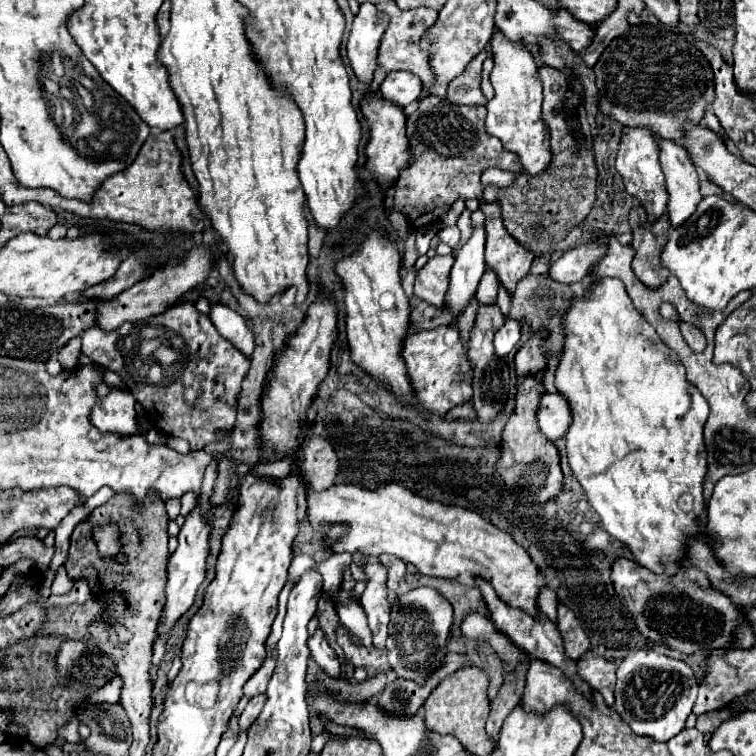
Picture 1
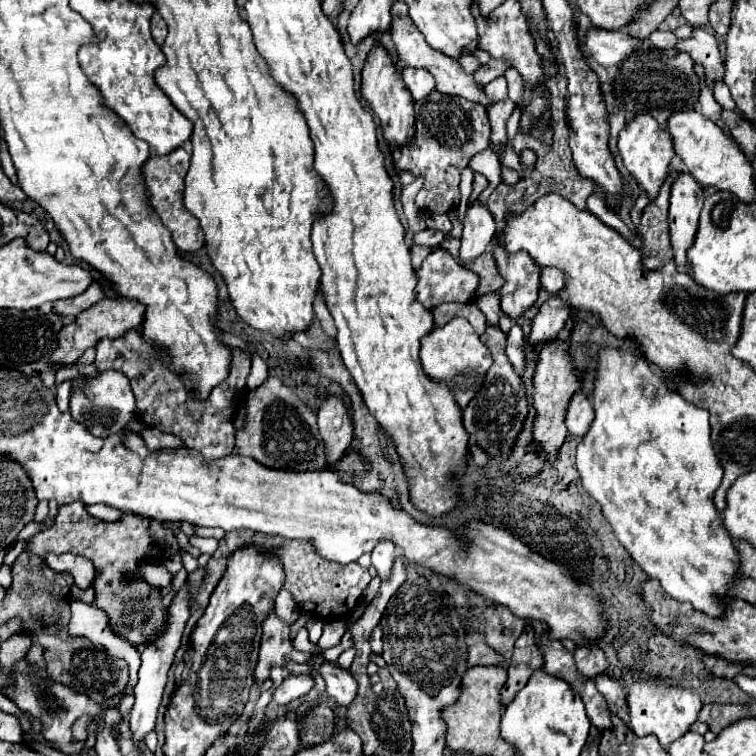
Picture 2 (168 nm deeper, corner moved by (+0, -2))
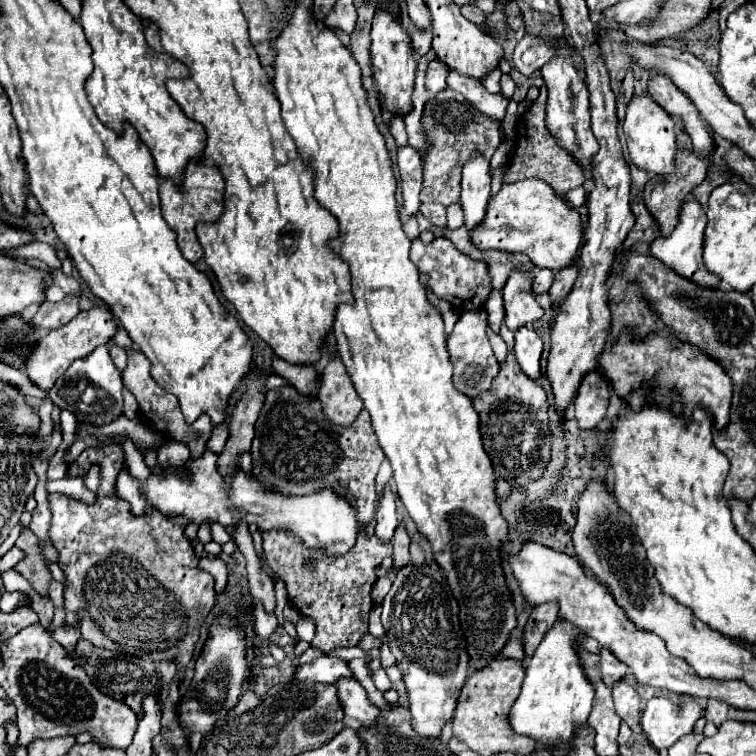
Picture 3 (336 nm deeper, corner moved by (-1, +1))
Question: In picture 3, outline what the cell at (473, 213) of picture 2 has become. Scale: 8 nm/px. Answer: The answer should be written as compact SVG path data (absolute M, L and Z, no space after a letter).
M471 155L471 159L463 167L461 181L461 207L465 211L465 227L473 231L483 223L487 215L487 203L491 197L491 177L489 177L489 161L481 155Z

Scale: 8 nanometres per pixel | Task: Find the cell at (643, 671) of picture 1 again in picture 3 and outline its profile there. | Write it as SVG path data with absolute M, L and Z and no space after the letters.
M651 697L641 713L641 729L655 749L671 747L679 737L693 731L703 709L697 703L675 705L665 697Z

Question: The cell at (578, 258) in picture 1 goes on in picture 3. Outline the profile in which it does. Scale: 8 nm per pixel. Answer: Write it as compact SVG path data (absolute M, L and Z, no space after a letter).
M549 269L537 271L537 275L533 279L533 291L535 293L547 293L549 287L551 287L551 283L553 283L553 279L555 279L553 271L549 271Z

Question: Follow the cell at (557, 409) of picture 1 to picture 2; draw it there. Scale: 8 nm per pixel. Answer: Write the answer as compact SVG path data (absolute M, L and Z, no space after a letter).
M578 392L578 394L572 398L570 408L568 408L568 414L566 414L568 432L570 432L572 436L582 436L582 434L588 432L592 420L594 420L592 400L590 400L584 392Z

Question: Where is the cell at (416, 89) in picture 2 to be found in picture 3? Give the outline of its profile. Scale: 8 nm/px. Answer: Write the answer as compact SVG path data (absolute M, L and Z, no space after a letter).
M431 61L427 67L427 91L431 93L439 93L441 89L447 87L447 67L443 67L443 63L439 61Z

